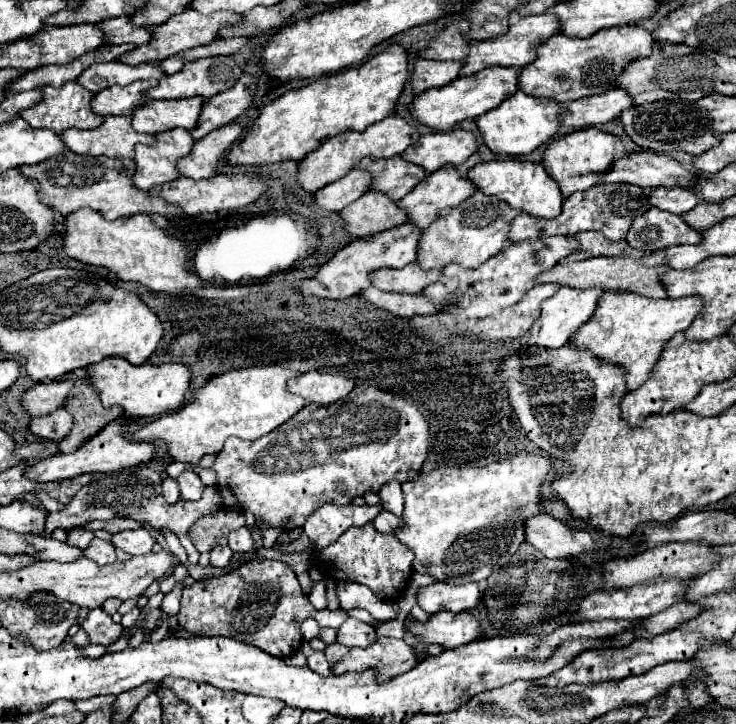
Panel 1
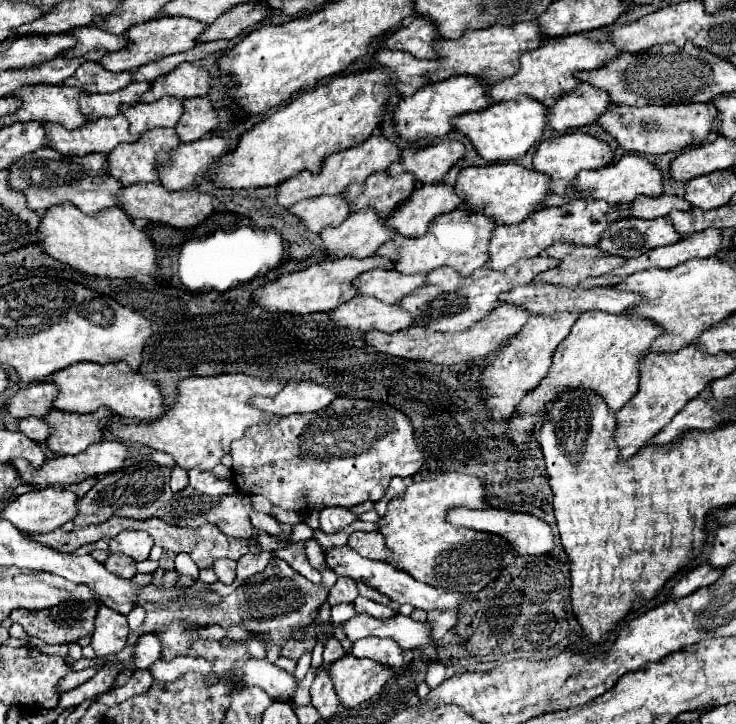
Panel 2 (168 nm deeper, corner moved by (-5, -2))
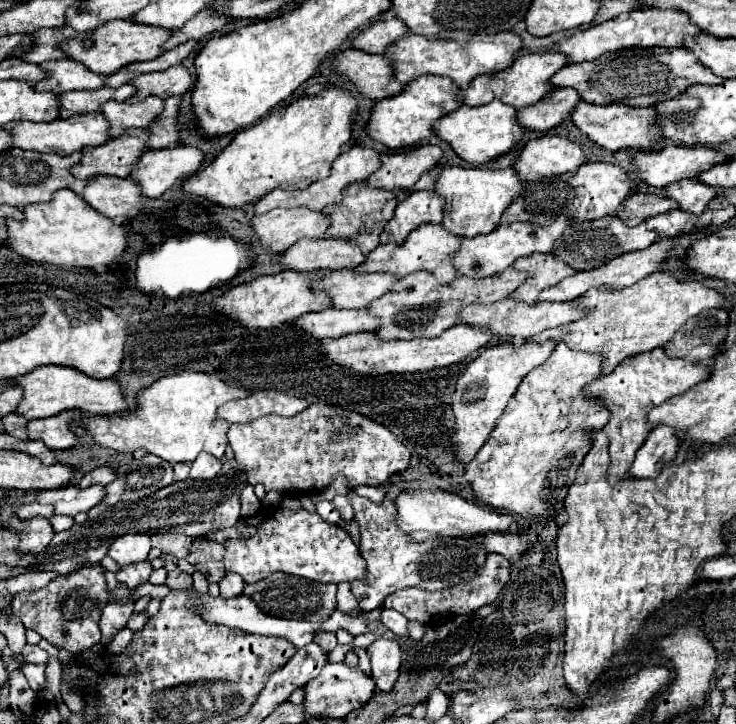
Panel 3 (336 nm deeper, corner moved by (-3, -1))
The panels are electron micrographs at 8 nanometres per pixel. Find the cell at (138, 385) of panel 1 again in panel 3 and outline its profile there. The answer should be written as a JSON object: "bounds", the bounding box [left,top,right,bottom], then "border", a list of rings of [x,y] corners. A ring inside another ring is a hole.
{"bounds":[14,365,126,421],"border":[[[44,365],[44,367],[36,367],[34,371],[30,371],[26,375],[16,377],[14,381],[24,391],[22,403],[18,405],[18,409],[14,413],[26,417],[28,421],[52,417],[52,415],[58,415],[68,409],[90,411],[92,415],[114,415],[114,413],[120,413],[126,409],[126,401],[120,393],[120,385],[114,379],[92,379],[70,367]]]}

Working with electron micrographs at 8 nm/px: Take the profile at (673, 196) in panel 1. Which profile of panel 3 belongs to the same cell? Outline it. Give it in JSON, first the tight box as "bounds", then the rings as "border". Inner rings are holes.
{"bounds":[618,193,678,225],"border":[[[636,193],[636,195],[628,195],[622,201],[622,207],[618,209],[618,217],[628,225],[640,225],[646,217],[652,215],[662,215],[666,211],[676,209],[678,203],[668,199],[668,197],[658,197],[658,195],[644,195],[644,193]]]}

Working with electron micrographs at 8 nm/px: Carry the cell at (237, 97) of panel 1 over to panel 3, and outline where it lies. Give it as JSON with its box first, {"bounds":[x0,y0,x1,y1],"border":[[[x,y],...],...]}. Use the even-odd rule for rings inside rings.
{"bounds":[148,97,180,149],"border":[[[170,97],[164,101],[164,113],[154,119],[148,127],[150,147],[148,149],[166,149],[174,147],[178,141],[178,105],[180,97]]]}

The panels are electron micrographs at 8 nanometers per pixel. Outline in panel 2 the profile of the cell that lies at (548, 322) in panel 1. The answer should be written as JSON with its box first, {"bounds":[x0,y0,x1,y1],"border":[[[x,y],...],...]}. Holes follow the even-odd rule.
{"bounds":[482,312,580,420],"border":[[[558,312],[556,316],[532,316],[528,324],[504,346],[504,350],[498,354],[498,358],[484,370],[482,374],[482,396],[486,398],[486,406],[490,408],[492,420],[506,420],[520,400],[530,392],[530,388],[536,388],[540,380],[546,376],[552,354],[556,346],[570,334],[572,324],[578,320],[580,312]]]}

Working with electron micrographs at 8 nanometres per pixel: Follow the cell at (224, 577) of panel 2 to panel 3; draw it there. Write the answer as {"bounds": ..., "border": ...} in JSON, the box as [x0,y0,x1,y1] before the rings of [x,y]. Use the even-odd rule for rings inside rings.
{"bounds":[218,573,244,599],"border":[[[236,573],[224,575],[224,579],[222,579],[218,585],[220,585],[220,595],[222,595],[224,599],[230,599],[230,597],[234,597],[234,595],[242,595],[242,591],[244,591],[244,581],[242,581],[242,577],[236,575]]]}

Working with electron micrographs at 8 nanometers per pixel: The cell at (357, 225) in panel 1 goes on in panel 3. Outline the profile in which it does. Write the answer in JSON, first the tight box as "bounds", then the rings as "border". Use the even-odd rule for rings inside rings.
{"bounds":[278,239,364,273],"border":[[[300,239],[280,255],[278,263],[284,271],[316,273],[356,269],[364,259],[360,247],[344,239]]]}

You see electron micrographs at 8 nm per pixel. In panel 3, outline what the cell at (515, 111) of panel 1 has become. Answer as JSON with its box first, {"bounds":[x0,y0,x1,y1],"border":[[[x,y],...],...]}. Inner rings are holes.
{"bounds":[434,101,524,165],"border":[[[492,101],[482,107],[466,107],[460,105],[452,113],[444,115],[434,123],[434,135],[446,141],[458,157],[462,157],[470,165],[484,165],[504,153],[508,153],[516,143],[520,143],[524,129],[514,121],[516,109],[502,103],[502,101]]]}

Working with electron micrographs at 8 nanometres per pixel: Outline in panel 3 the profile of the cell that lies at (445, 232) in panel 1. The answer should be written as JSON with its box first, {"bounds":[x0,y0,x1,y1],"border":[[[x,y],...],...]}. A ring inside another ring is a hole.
{"bounds":[356,223,462,285],"border":[[[426,223],[426,225],[420,225],[416,231],[412,231],[408,235],[408,241],[404,241],[400,247],[396,243],[378,245],[374,251],[366,255],[366,261],[358,265],[356,271],[358,273],[390,273],[398,277],[404,277],[406,273],[414,273],[414,271],[430,271],[444,285],[444,283],[450,283],[454,277],[458,277],[456,269],[450,267],[450,255],[458,251],[460,241],[462,237],[448,233],[442,225]]]}

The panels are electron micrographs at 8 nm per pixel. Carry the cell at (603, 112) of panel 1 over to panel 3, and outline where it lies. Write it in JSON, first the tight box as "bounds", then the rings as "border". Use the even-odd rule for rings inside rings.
{"bounds":[516,87,580,133],"border":[[[554,87],[554,91],[550,91],[542,103],[534,103],[534,107],[522,107],[522,111],[516,113],[516,121],[526,131],[546,133],[570,117],[578,101],[580,95],[574,89]]]}

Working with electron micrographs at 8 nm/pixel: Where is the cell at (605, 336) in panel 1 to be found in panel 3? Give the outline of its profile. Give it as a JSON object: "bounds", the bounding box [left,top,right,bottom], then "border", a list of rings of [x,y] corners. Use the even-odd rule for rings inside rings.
{"bounds":[464,343,608,521],"border":[[[558,343],[552,355],[522,379],[518,391],[514,393],[514,399],[510,399],[506,411],[502,413],[502,419],[498,419],[494,431],[490,433],[490,439],[486,439],[482,449],[464,469],[464,479],[468,481],[474,497],[480,503],[494,509],[504,509],[510,515],[520,515],[526,521],[540,517],[550,519],[564,511],[568,485],[574,481],[582,459],[592,447],[590,433],[602,429],[608,421],[608,409],[604,407],[604,403],[598,399],[588,399],[582,393],[586,385],[598,379],[600,369],[602,359],[598,355],[572,351],[564,343]]]}

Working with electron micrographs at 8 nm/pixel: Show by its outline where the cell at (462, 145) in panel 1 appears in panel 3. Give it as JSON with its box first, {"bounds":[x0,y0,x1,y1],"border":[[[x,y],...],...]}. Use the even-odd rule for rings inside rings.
{"bounds":[366,145,442,191],"border":[[[422,145],[394,155],[380,155],[382,167],[366,179],[366,185],[388,191],[392,191],[392,187],[408,189],[422,173],[432,169],[440,157],[442,149],[438,145]]]}

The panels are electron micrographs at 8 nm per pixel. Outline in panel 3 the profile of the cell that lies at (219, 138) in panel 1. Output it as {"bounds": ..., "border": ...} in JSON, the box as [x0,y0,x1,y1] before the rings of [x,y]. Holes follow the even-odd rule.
{"bounds":[130,147,204,199],"border":[[[172,147],[172,149],[152,149],[138,159],[130,179],[134,179],[144,197],[156,199],[168,191],[176,181],[190,177],[202,165],[204,153],[196,147]]]}

